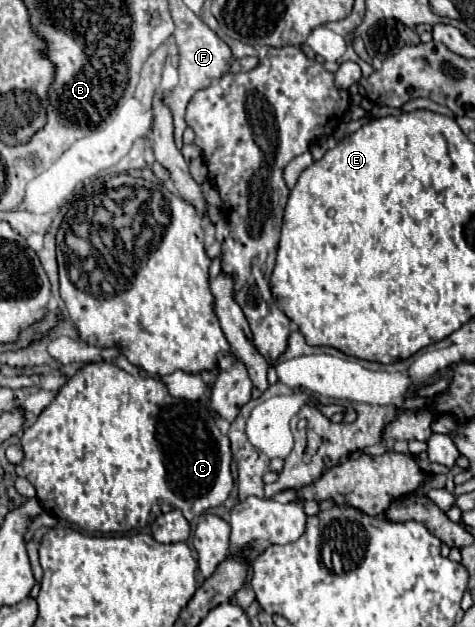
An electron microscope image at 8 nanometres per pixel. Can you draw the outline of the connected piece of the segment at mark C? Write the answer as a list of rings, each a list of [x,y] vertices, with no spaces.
[[[120,346],[104,348],[98,362],[88,362],[86,366],[82,366],[58,390],[58,394],[50,402],[50,406],[44,408],[42,414],[38,416],[38,420],[30,428],[24,430],[24,434],[20,438],[20,444],[22,444],[22,450],[24,450],[24,460],[16,466],[16,474],[22,476],[22,478],[28,478],[34,484],[34,488],[38,492],[38,500],[48,514],[62,518],[70,524],[76,524],[78,528],[82,528],[86,532],[124,534],[124,532],[130,532],[130,530],[142,530],[142,528],[150,526],[160,514],[166,514],[170,510],[182,510],[186,520],[192,522],[196,516],[208,512],[210,508],[220,506],[230,496],[230,490],[234,486],[234,478],[232,478],[232,470],[230,470],[230,462],[232,462],[230,438],[220,432],[220,428],[216,424],[216,416],[202,402],[194,402],[194,400],[186,400],[186,398],[174,398],[174,396],[170,396],[170,392],[168,392],[168,388],[162,380],[150,378],[150,376],[144,378],[140,374],[130,374],[126,370],[120,370],[120,366],[114,362],[118,356],[122,356]]]

